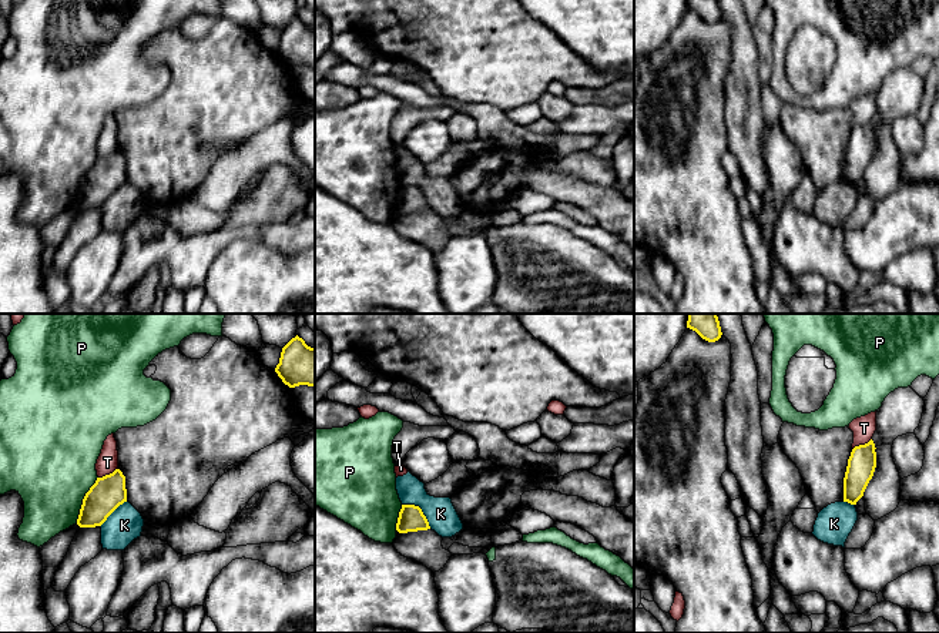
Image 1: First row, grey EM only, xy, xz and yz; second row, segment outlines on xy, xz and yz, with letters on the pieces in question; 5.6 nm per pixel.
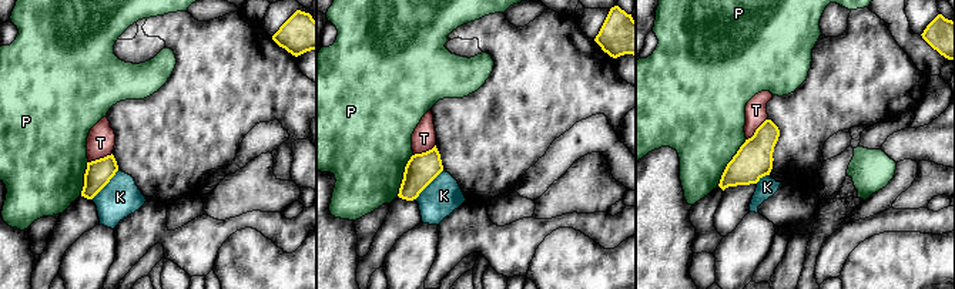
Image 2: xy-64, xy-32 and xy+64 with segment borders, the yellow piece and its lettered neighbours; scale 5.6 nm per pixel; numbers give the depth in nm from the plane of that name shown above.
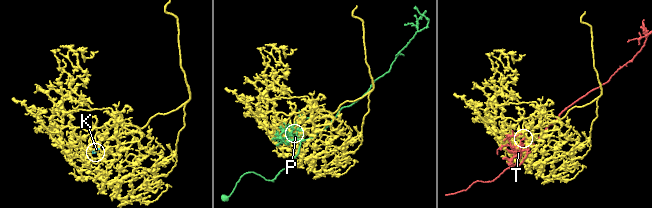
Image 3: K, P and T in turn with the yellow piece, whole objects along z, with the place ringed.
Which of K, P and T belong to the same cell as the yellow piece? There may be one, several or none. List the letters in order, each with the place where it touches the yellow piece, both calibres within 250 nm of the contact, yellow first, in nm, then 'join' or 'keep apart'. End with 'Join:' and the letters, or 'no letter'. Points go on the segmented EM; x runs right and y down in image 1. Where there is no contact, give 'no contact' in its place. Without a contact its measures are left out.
K: contact xz (421, 509); calibres 140 and 170 nm; keep apart
P: contact xy (83, 499); calibres 190 and 480 nm; keep apart
T: contact xy (107, 475); calibres 190 and 120 nm; keep apart
Join: no letter

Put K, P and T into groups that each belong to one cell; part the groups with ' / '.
K / P / T

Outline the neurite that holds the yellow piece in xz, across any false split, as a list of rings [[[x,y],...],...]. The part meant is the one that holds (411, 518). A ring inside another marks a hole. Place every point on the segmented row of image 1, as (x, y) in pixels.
[[[402,505],[399,512],[396,530],[399,533],[417,532],[430,529],[422,509],[415,505]]]

